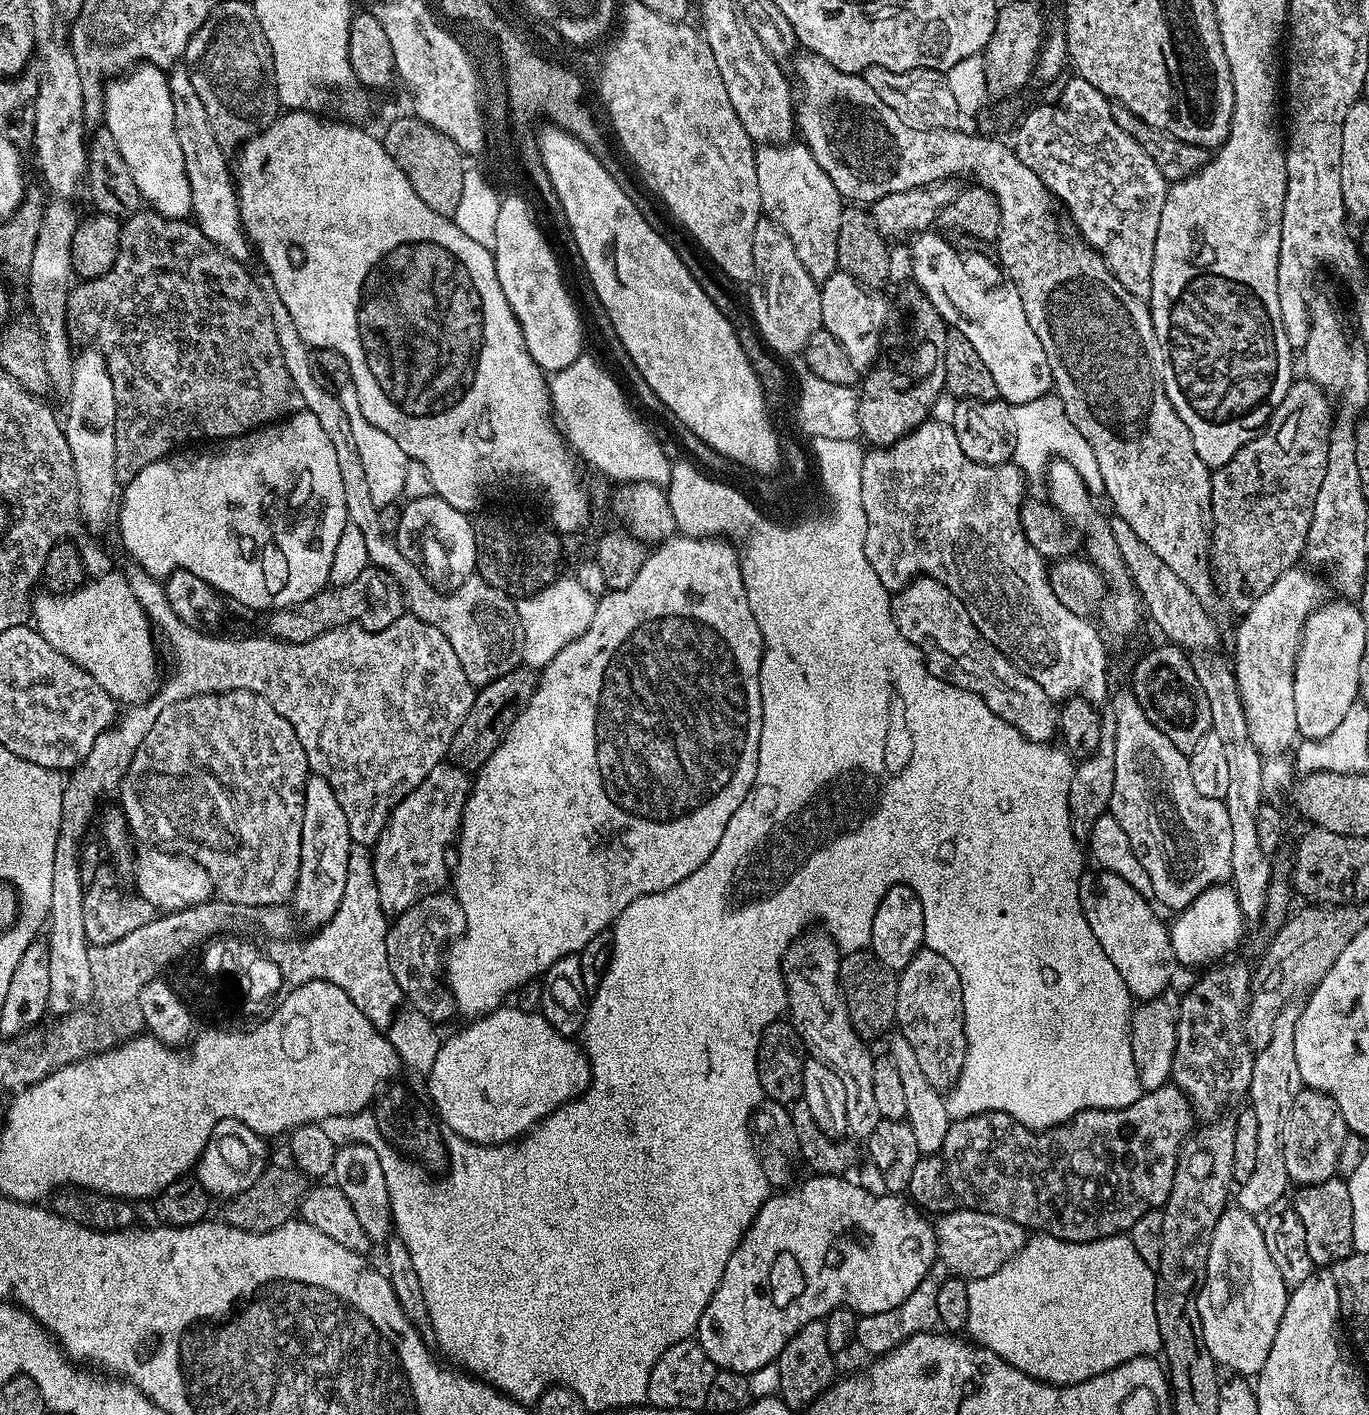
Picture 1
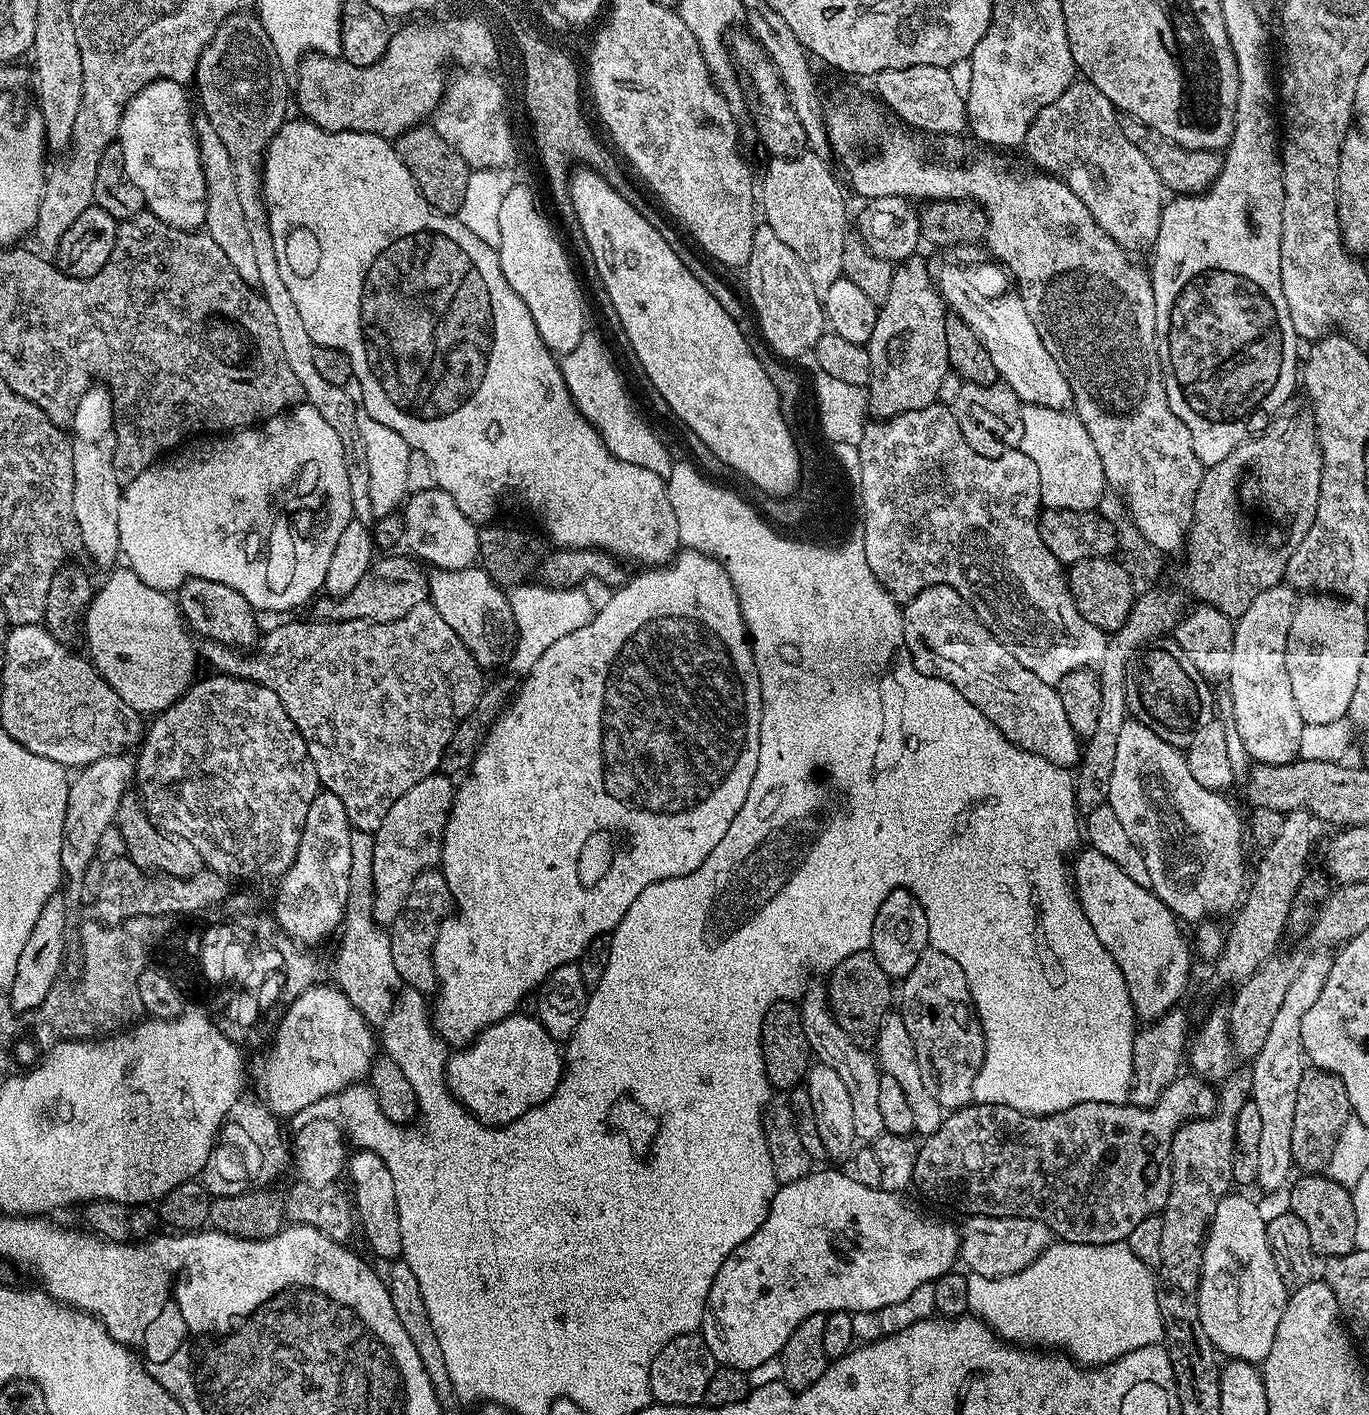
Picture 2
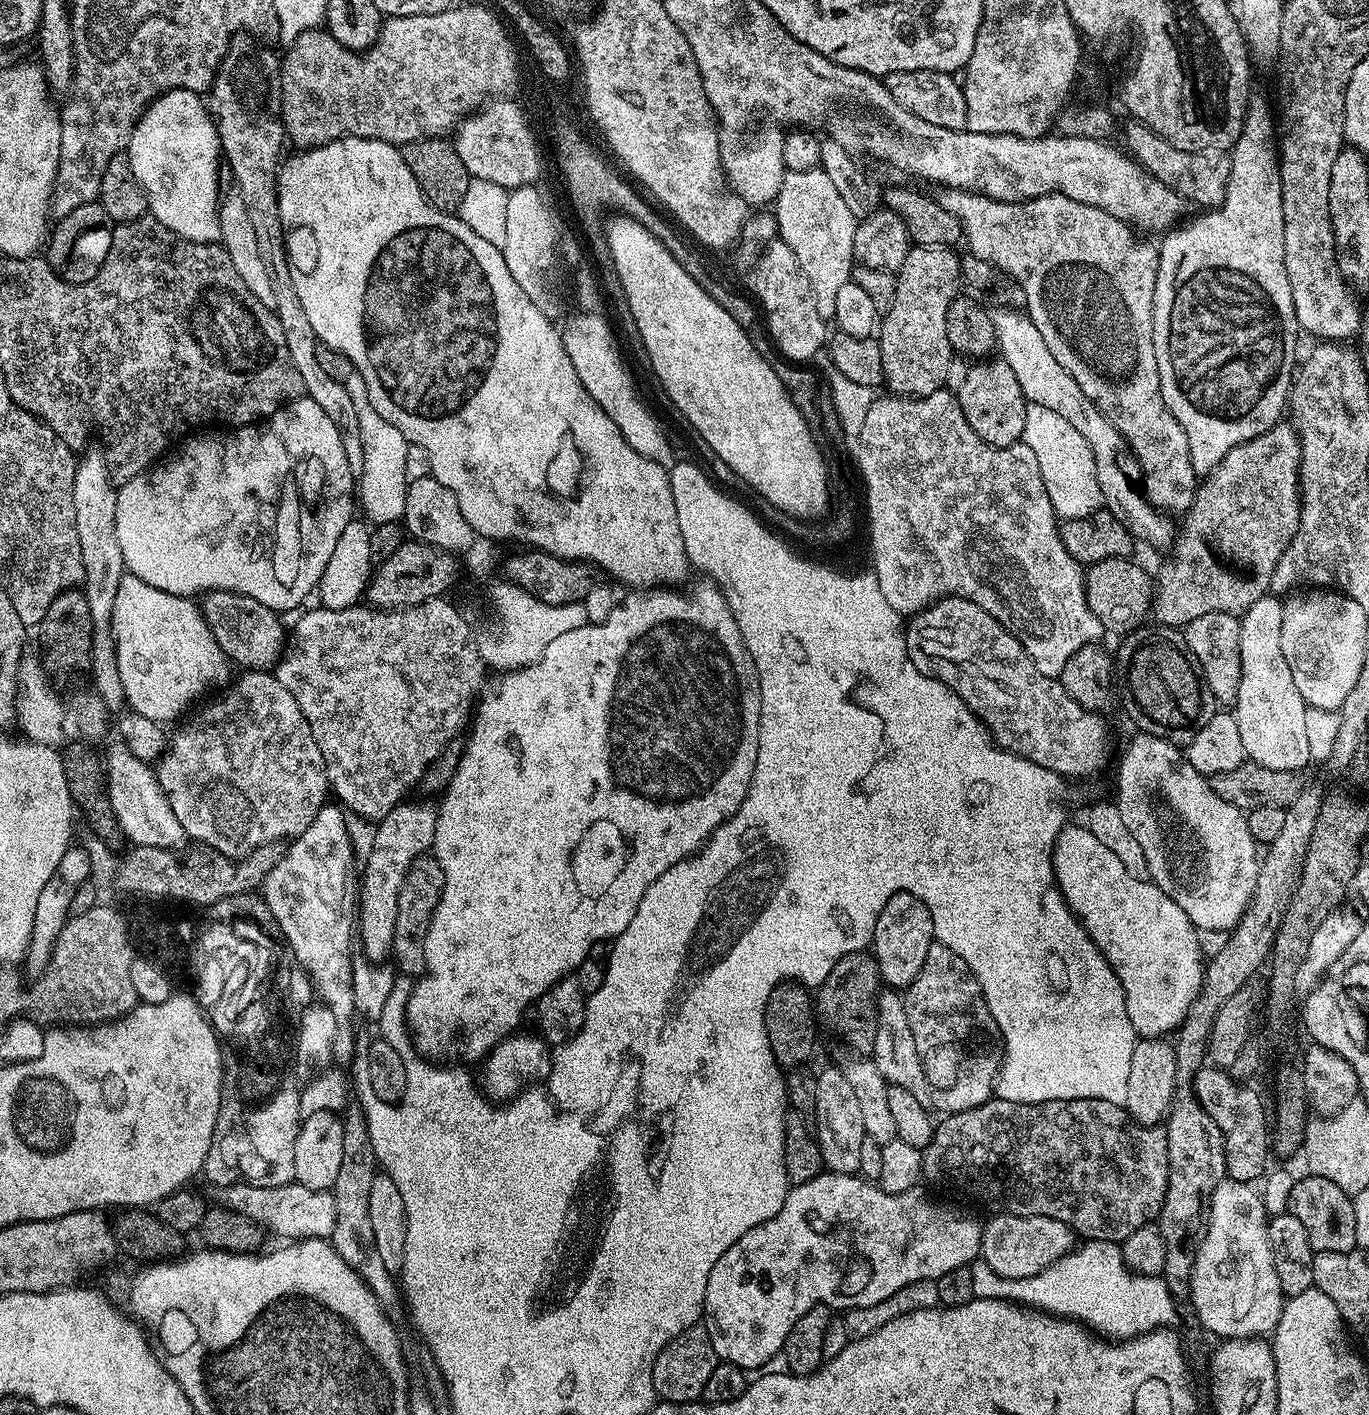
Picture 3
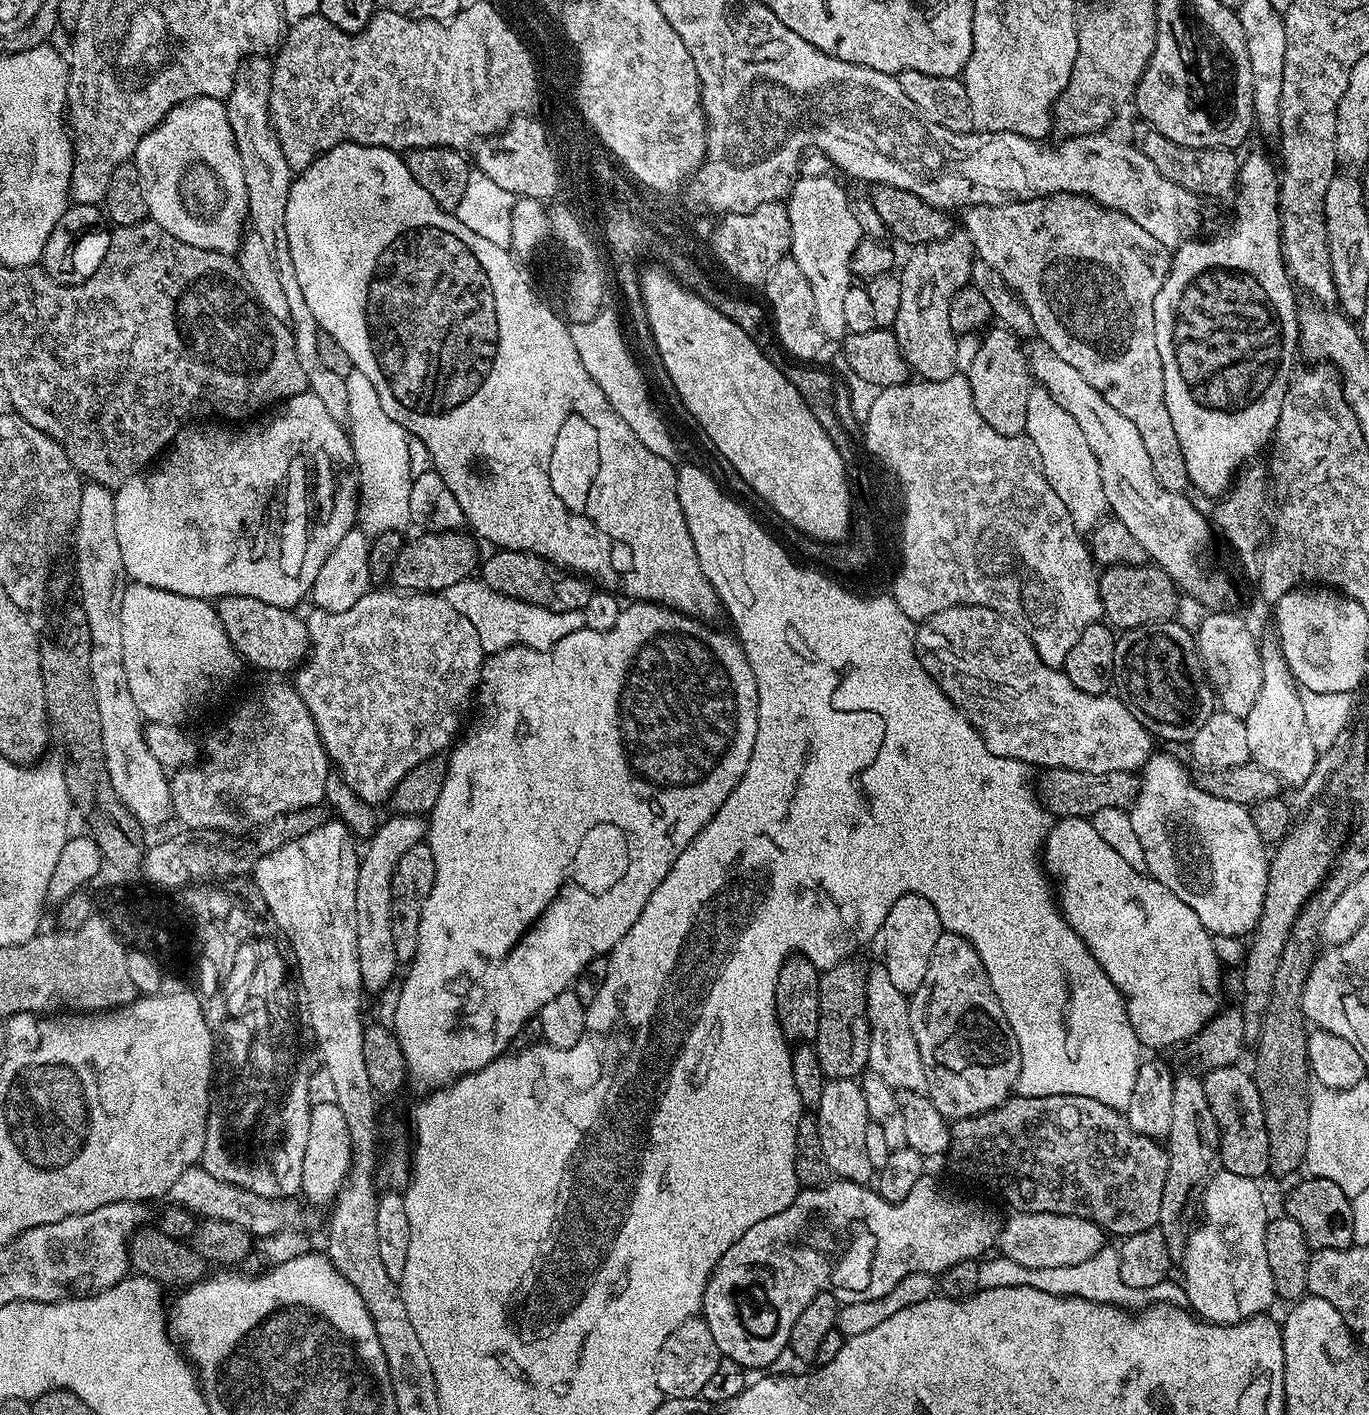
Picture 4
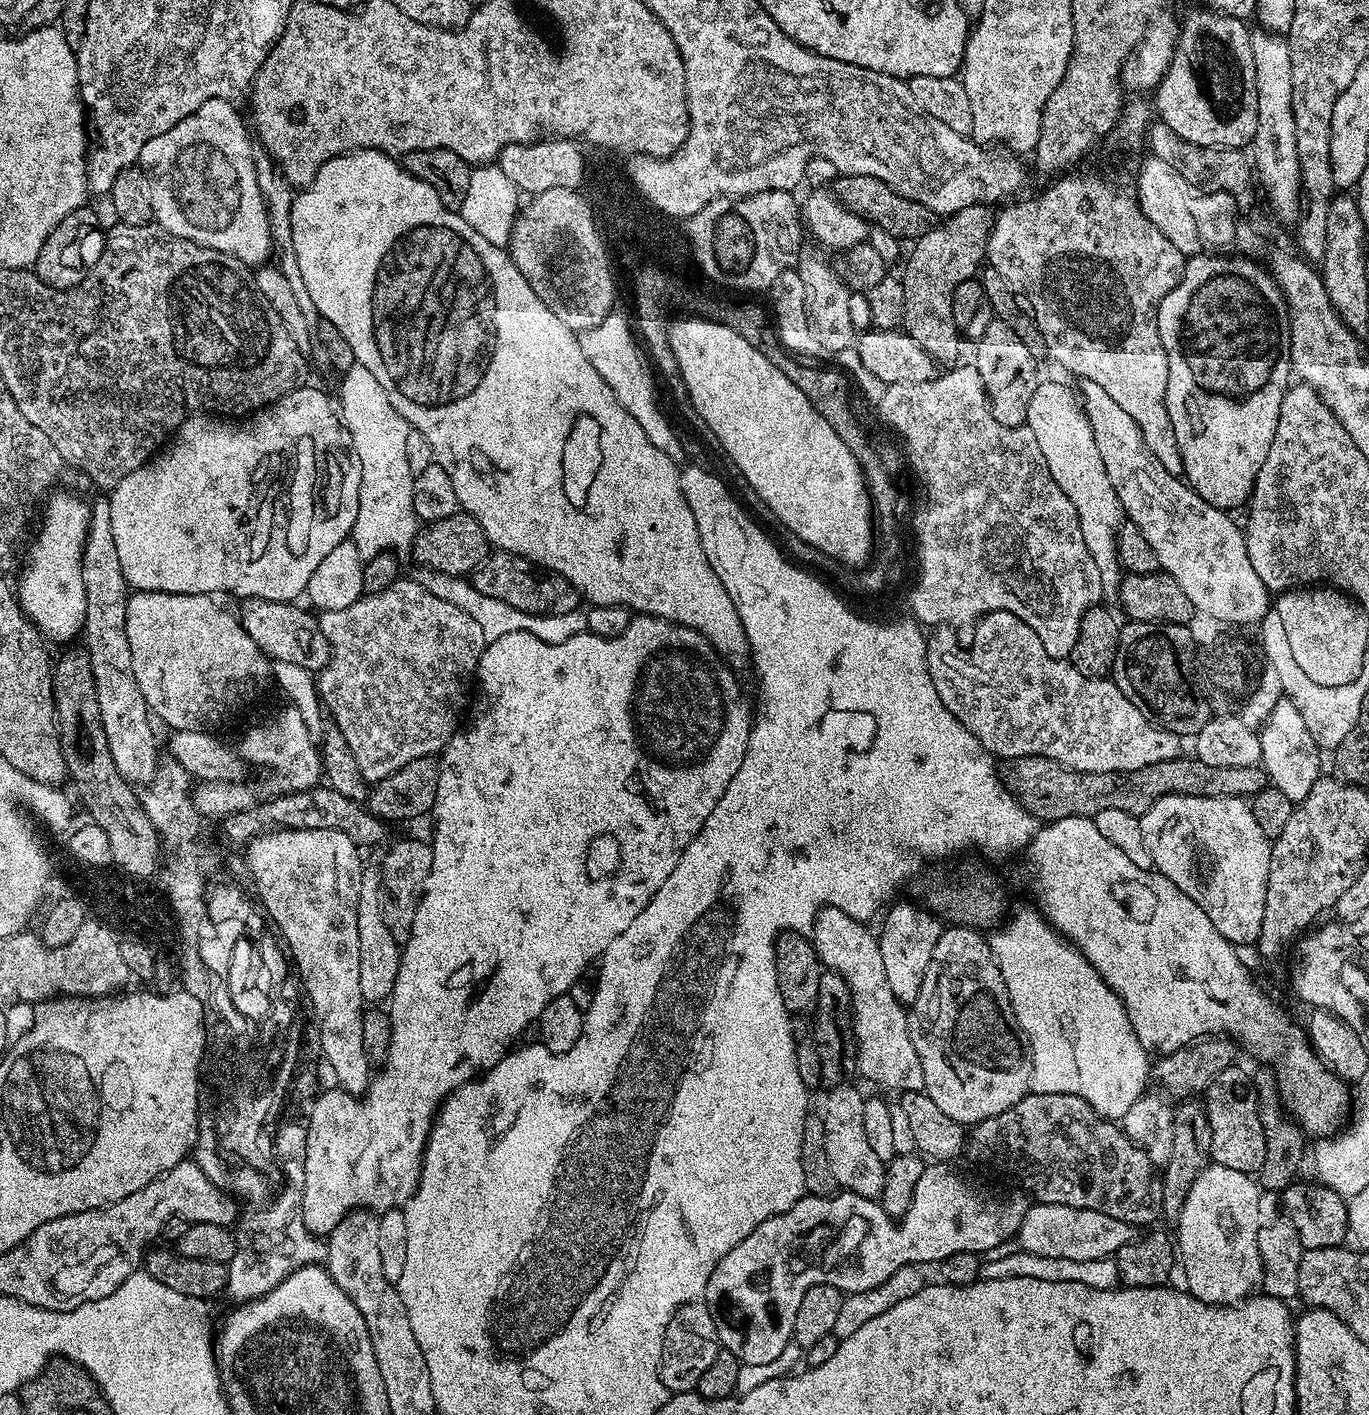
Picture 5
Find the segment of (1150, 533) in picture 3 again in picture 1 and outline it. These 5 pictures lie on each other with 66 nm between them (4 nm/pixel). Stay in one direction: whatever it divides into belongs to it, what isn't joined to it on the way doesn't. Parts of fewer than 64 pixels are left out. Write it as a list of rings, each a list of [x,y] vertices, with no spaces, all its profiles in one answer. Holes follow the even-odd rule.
[[[939,231],[921,232],[911,241],[912,244],[912,276],[915,287],[919,288],[929,302],[938,310],[940,317],[949,328],[957,328],[974,346],[978,358],[982,358],[982,366],[994,374],[994,386],[999,399],[1009,405],[1032,402],[1039,396],[1047,396],[1053,391],[1052,371],[1046,362],[1046,352],[1042,350],[1042,342],[1034,334],[1030,321],[1026,319],[1026,310],[1022,310],[1022,297],[1014,286],[1014,282],[1002,278],[999,271],[975,272],[967,264],[965,257],[954,247],[951,239],[945,238]]]

